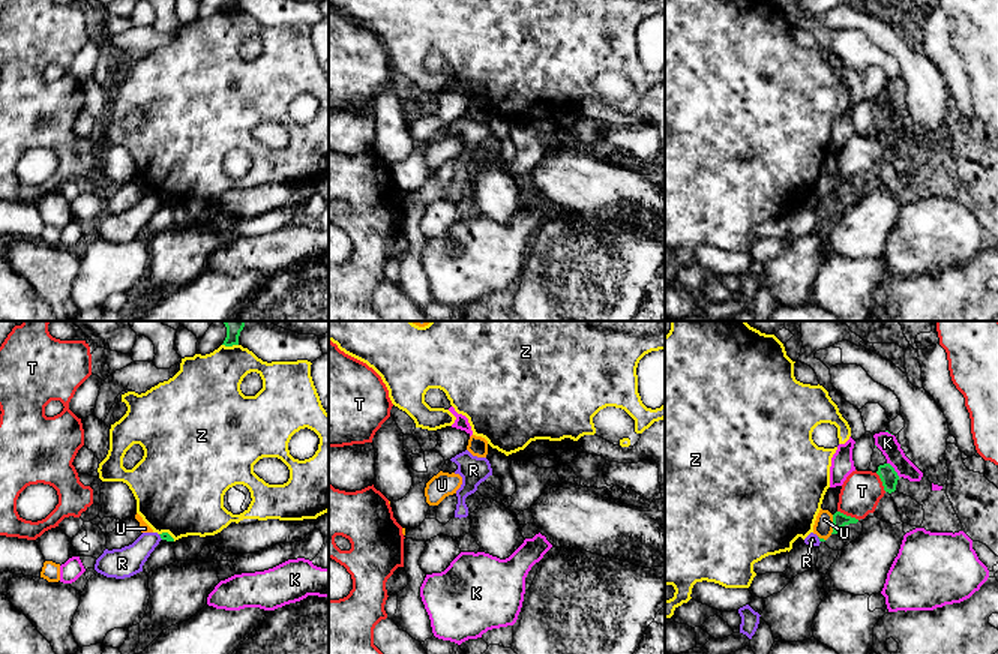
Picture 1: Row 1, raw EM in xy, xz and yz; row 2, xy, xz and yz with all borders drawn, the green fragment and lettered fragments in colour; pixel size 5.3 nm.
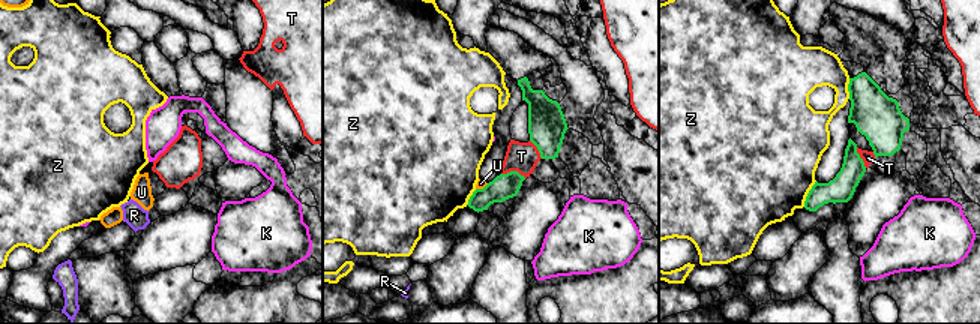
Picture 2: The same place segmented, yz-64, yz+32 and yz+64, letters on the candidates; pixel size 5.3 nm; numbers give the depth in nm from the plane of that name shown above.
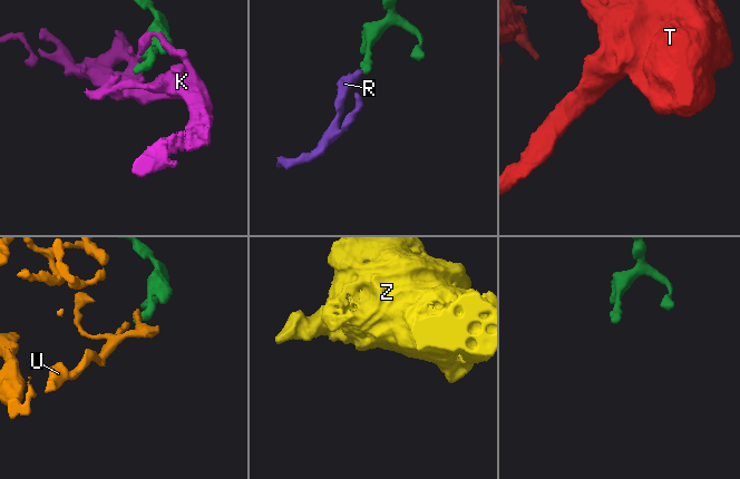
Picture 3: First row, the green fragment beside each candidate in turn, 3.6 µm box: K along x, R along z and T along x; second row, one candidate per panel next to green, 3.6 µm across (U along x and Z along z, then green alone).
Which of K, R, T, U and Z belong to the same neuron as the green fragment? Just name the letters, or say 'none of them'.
none of them

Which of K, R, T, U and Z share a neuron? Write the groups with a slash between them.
K R / T / U / Z

